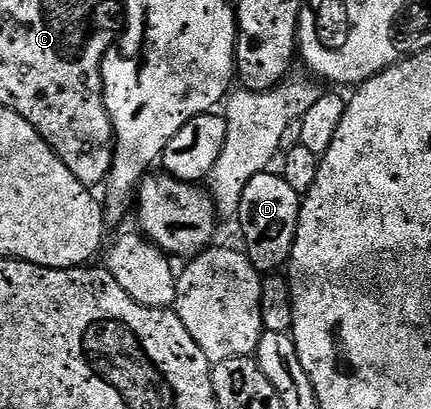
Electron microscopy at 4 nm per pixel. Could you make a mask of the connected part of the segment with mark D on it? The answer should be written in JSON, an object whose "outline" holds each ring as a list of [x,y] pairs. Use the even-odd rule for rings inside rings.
{"outline":[[[266,170],[256,175],[246,185],[240,202],[238,224],[244,234],[243,250],[248,260],[261,273],[276,273],[292,258],[294,241],[298,233],[298,217],[302,196],[290,185],[286,185],[283,175]],[[273,174],[273,175],[272,175]]]}

